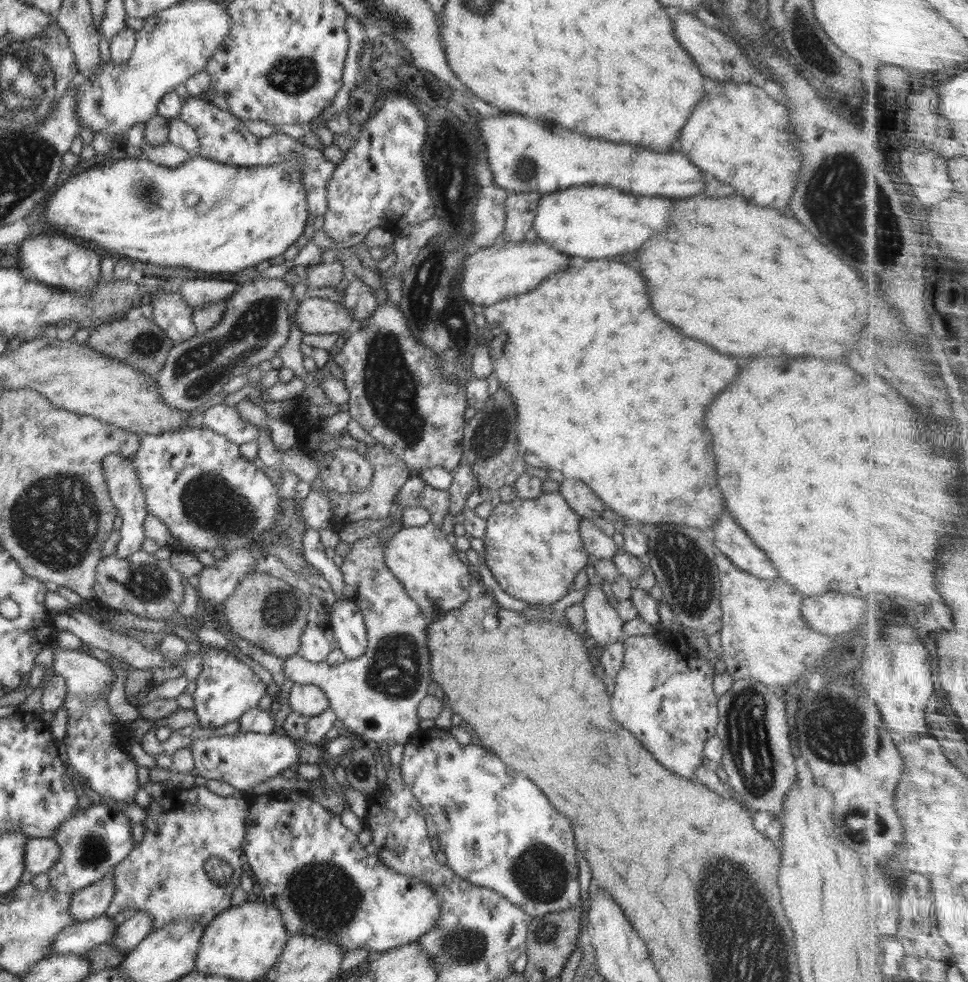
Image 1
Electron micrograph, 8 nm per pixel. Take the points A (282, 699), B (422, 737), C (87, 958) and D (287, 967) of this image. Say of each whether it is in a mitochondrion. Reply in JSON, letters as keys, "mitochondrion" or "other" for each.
{"A":"other","B":"other","C":"other","D":"other"}

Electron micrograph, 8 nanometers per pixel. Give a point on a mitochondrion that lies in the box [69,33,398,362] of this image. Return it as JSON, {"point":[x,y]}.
{"point":[297,76]}

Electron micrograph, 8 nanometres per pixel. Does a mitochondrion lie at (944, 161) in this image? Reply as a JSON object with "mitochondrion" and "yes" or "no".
{"mitochondrion":"no"}

